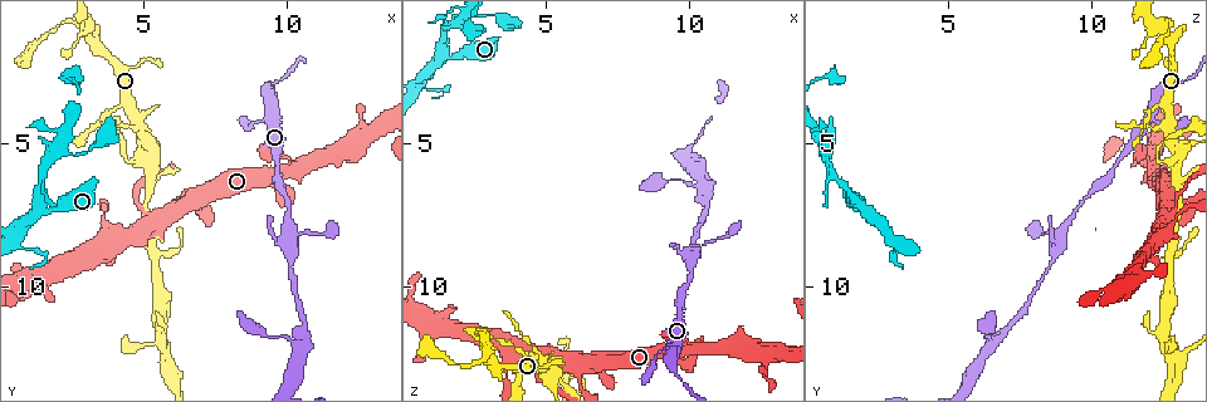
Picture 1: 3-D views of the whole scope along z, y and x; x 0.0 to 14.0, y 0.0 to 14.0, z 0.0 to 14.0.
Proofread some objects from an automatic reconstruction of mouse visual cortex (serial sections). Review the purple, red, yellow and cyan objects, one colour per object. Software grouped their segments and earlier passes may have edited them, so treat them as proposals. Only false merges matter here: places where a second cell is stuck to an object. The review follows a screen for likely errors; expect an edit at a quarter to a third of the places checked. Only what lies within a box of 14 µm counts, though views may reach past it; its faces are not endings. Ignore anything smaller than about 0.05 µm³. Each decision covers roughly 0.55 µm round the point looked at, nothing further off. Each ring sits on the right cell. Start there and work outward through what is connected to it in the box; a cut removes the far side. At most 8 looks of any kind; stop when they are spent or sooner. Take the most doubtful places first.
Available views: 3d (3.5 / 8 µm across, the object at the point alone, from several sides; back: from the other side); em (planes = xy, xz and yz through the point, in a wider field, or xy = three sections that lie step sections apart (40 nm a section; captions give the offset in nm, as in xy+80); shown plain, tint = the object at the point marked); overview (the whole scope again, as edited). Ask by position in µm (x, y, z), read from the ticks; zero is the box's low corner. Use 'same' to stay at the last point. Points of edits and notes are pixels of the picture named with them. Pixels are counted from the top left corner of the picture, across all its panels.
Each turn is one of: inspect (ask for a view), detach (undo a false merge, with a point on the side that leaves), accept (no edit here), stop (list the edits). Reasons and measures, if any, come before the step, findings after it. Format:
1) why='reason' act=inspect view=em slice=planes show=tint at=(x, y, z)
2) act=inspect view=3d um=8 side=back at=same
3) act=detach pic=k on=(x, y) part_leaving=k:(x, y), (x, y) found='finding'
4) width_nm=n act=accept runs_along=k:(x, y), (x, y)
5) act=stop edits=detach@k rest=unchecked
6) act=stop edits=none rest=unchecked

why='sharp bend' act=inspect view=em slice=xy step=1 show=tint at=(4.5, 5.6, 12.4)

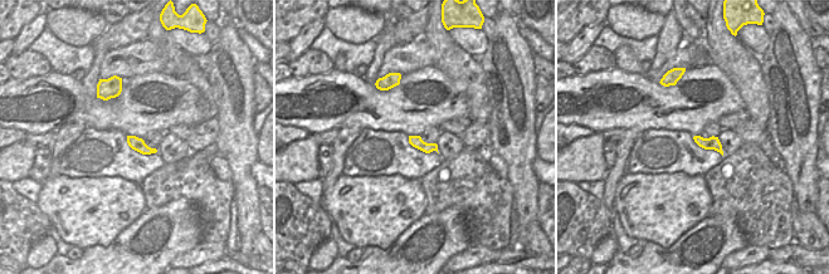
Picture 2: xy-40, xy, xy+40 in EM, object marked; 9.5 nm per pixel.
why='wider look' act=inspect view=3d um=3.5 at=same

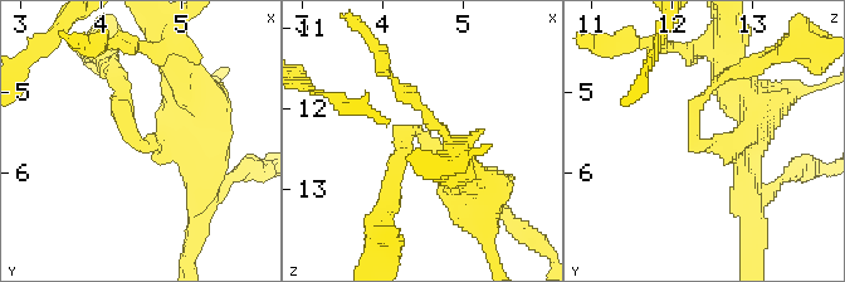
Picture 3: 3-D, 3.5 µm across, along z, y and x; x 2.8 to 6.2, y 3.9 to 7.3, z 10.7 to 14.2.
act=accept runs_along=3:(201, 117), (140, 144), (116, 74) found='one cell here'

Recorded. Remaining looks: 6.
why='calibre changes' act=inspect view=3d um=3.5 at=(1.5, 7.3, 2.1)

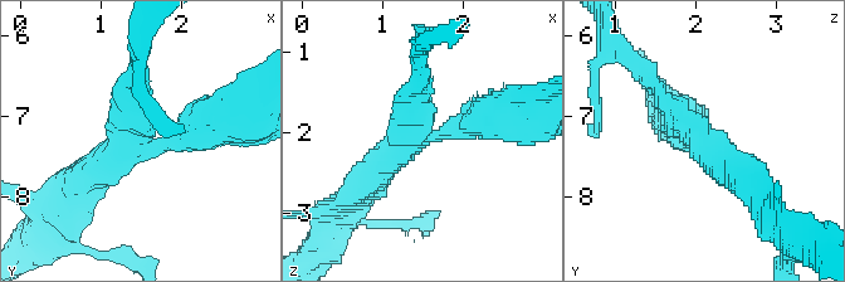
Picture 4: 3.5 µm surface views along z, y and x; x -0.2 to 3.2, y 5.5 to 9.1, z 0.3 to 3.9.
arms=3 arm_widths_nm=300,400,450 act=inspect view=em slice=xy step=3 show=tint at=(1.55, 7.30, 2.05)

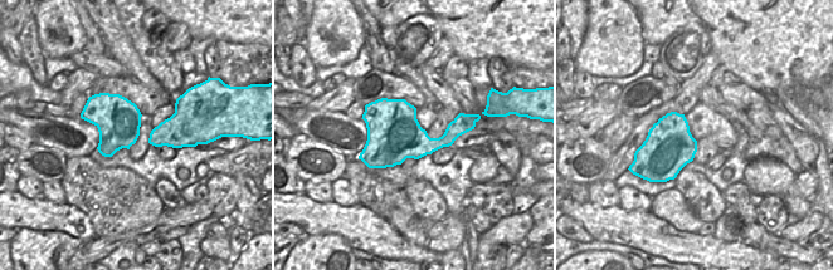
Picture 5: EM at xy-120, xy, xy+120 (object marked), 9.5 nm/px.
act=inspect view=em slice=xy step=2 show=tint at=same

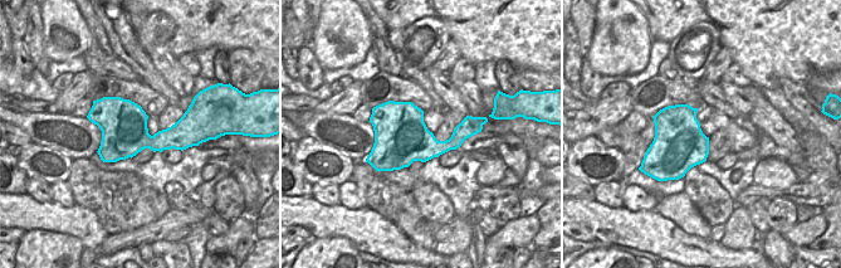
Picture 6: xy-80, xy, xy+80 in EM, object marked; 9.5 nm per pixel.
act=accept runs_along=4:(211, 118), (145, 146), (137, 77) found='one cell here'

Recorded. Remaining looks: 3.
why='three-way junction' act=inspect view=3d um=3.5 at=(10.5, 12.0, 6.6)

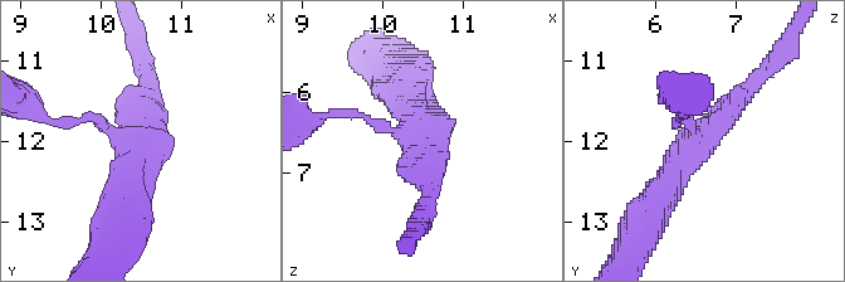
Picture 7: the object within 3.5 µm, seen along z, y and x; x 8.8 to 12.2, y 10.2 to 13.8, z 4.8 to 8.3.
why='need the tissue' act=inspect view=em slice=xy step=3 show=tint at=(10.45, 12.05, 6.55)

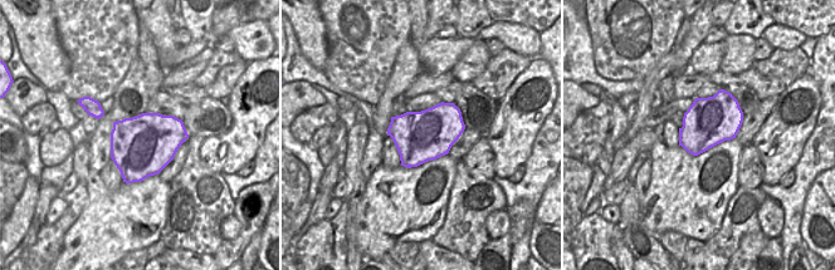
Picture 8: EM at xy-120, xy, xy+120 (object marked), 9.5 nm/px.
act=accept runs_along=7:(753, 81), (679, 165), (648, 212) found='all the same cell'

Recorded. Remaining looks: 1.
act=stop edits=none rest=unchecked

